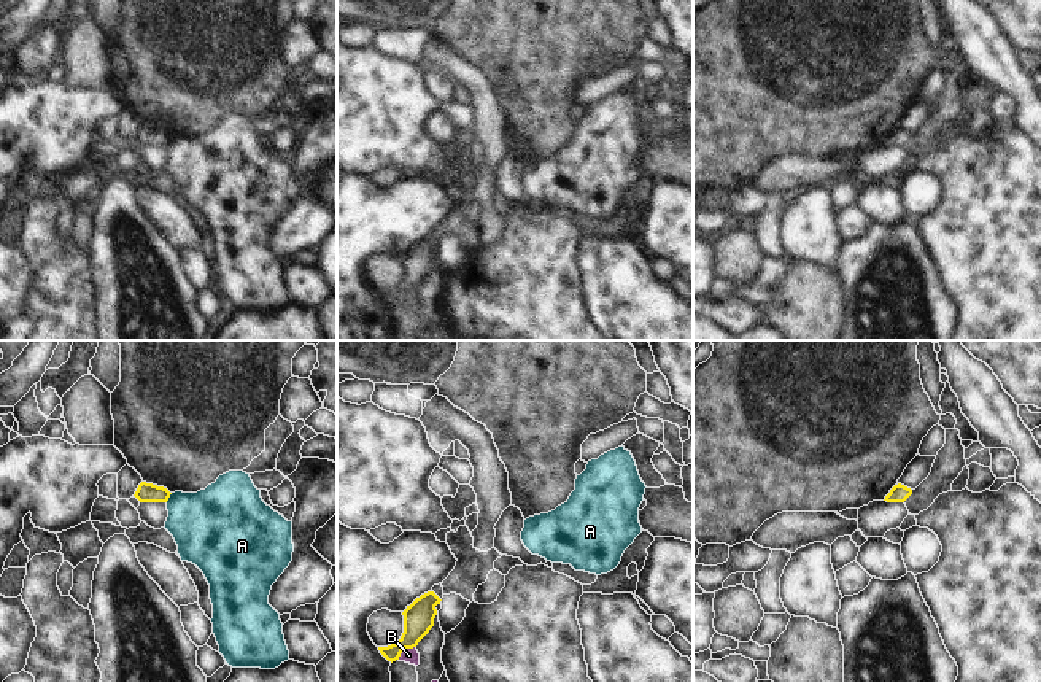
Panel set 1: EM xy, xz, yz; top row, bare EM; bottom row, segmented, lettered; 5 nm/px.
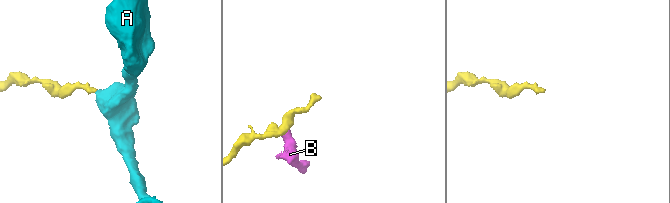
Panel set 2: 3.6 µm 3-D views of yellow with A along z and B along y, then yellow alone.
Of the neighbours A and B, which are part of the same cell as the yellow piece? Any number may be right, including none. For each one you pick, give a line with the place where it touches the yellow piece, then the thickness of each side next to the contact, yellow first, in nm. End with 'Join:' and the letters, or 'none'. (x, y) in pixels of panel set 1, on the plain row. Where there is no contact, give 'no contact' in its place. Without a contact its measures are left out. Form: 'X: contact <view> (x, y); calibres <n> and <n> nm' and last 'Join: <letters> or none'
Join: none

